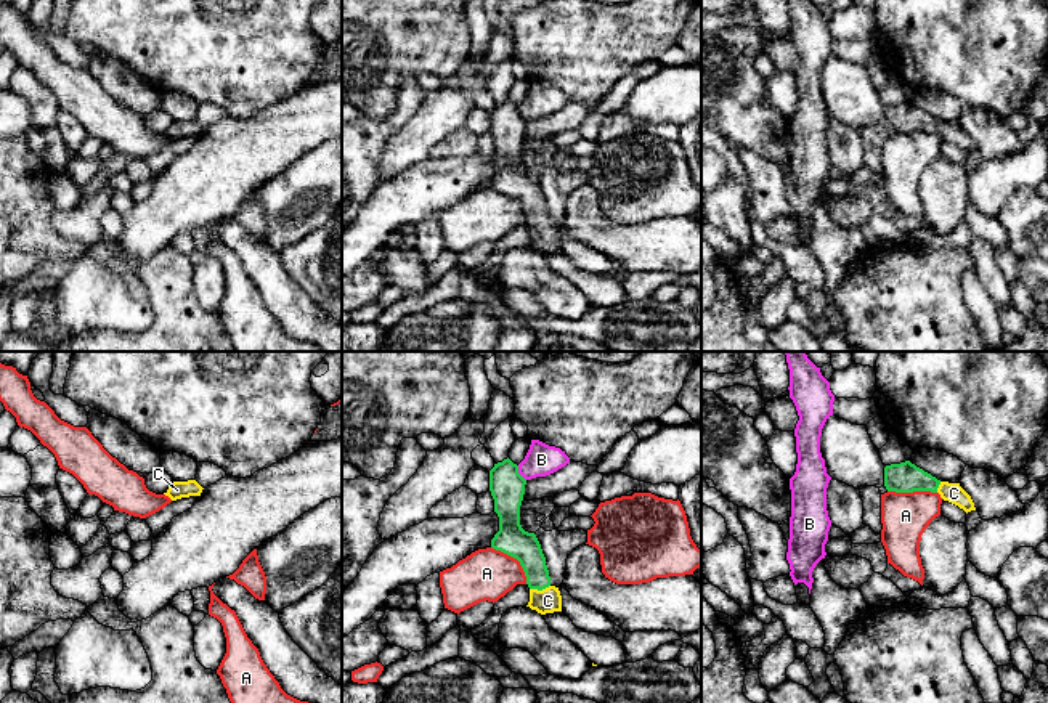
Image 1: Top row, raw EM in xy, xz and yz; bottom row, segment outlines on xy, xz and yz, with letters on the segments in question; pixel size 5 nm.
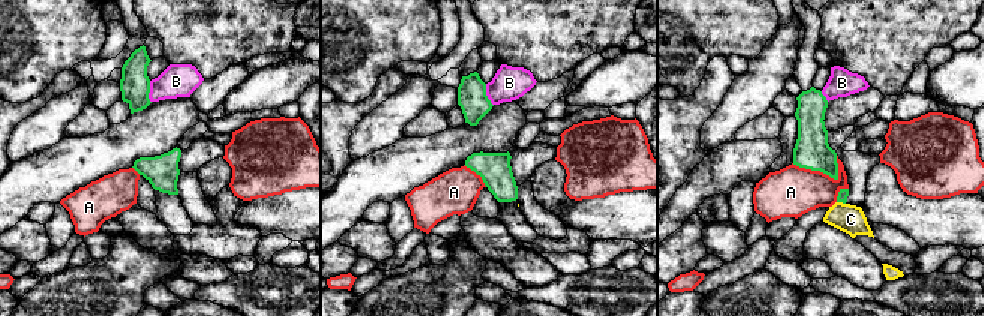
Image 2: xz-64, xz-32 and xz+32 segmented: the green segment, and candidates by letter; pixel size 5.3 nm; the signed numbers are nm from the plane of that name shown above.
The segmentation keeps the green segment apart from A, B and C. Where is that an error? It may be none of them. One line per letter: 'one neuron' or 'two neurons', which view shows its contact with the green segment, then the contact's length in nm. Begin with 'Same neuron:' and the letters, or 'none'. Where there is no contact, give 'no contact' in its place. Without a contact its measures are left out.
Same neuron: C
A: two neurons; contact in xz; length 260 nm
B: two neurons; contact in xz; length 90 nm
C: one neuron; contact in xz; length 110 nm

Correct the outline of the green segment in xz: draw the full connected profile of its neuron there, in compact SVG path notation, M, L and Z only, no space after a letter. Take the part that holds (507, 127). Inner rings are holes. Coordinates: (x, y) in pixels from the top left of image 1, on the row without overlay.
M509 98L489 111L489 132L499 157L499 172L491 180L491 188L520 202L530 228L526 247L541 255L562 252L562 236L559 228L550 225L541 185L534 173L525 172L520 165L525 125L518 106Z

